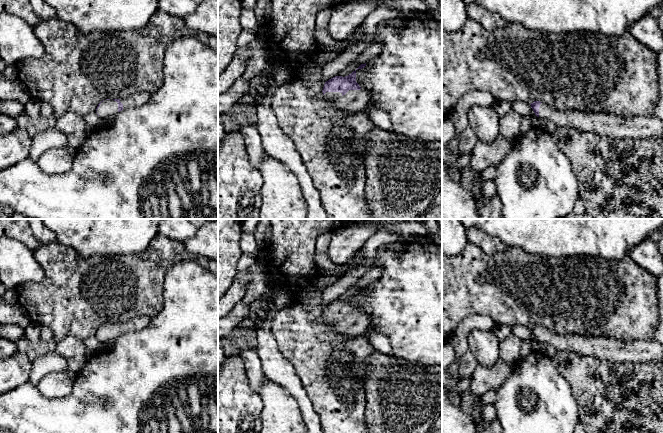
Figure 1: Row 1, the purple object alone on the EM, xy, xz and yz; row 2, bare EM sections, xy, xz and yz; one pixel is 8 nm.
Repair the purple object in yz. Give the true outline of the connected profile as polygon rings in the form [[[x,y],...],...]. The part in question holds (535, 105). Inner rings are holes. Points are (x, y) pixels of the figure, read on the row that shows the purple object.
[[[534,101],[530,105],[538,118],[552,121],[557,127],[572,127],[615,139],[663,136],[663,122],[656,116],[625,118],[609,113],[559,111],[540,101]]]

